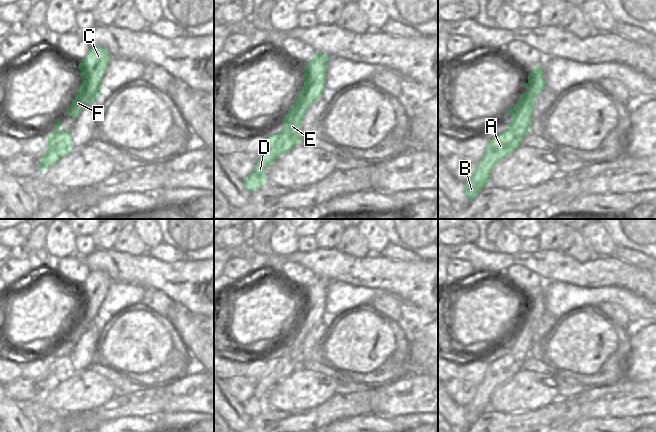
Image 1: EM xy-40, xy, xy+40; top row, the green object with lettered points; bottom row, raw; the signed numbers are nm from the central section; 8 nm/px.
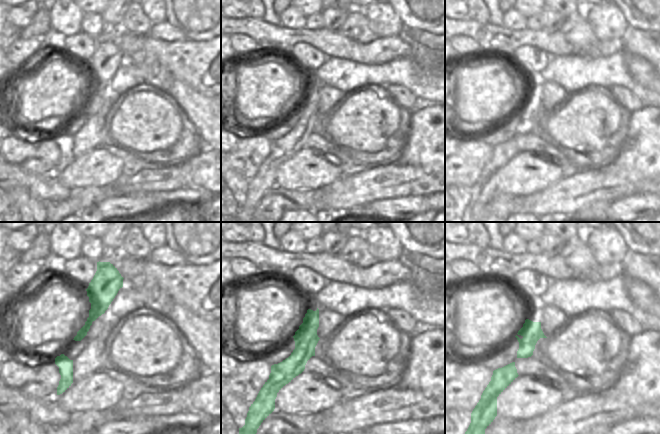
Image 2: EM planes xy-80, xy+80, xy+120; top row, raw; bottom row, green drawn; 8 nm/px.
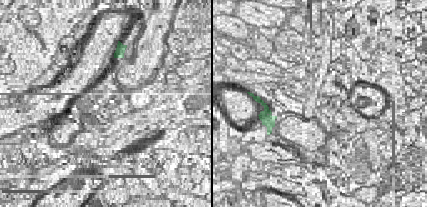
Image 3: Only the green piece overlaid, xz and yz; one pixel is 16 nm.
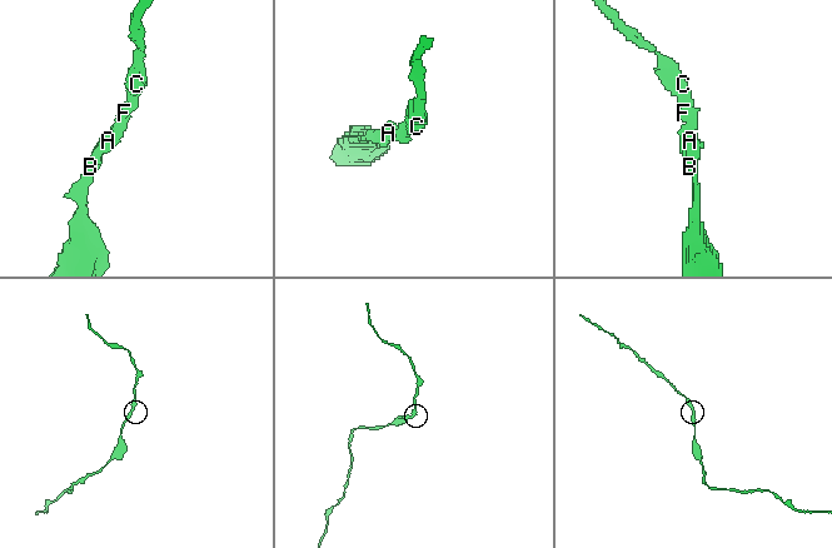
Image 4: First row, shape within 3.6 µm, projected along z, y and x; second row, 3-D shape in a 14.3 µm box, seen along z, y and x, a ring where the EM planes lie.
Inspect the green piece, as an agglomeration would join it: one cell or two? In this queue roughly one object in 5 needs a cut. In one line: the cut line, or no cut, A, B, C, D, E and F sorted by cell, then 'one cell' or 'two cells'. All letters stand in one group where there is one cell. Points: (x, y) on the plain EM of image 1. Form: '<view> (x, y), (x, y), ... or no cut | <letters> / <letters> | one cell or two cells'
no cut | A B C D E F | one cell

